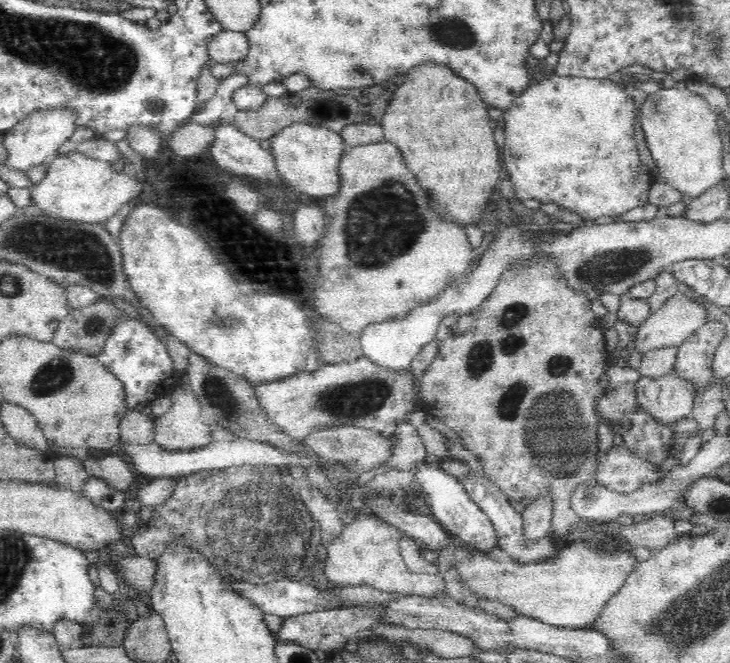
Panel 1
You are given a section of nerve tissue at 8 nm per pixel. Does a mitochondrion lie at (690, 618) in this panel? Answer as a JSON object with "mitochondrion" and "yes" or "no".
{"mitochondrion":"yes"}

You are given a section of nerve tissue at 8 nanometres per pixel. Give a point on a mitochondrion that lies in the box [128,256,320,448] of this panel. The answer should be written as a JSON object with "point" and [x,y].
{"point":[219,394]}

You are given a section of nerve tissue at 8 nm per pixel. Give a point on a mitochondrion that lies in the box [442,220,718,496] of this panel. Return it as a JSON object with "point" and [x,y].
{"point":[556,429]}

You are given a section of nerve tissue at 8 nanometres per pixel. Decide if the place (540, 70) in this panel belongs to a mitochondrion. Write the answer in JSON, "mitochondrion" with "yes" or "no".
{"mitochondrion":"no"}

